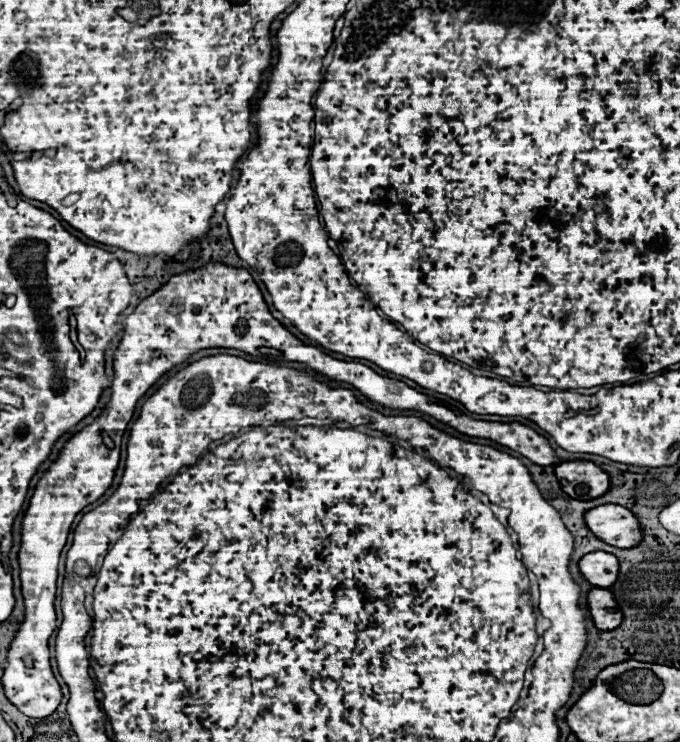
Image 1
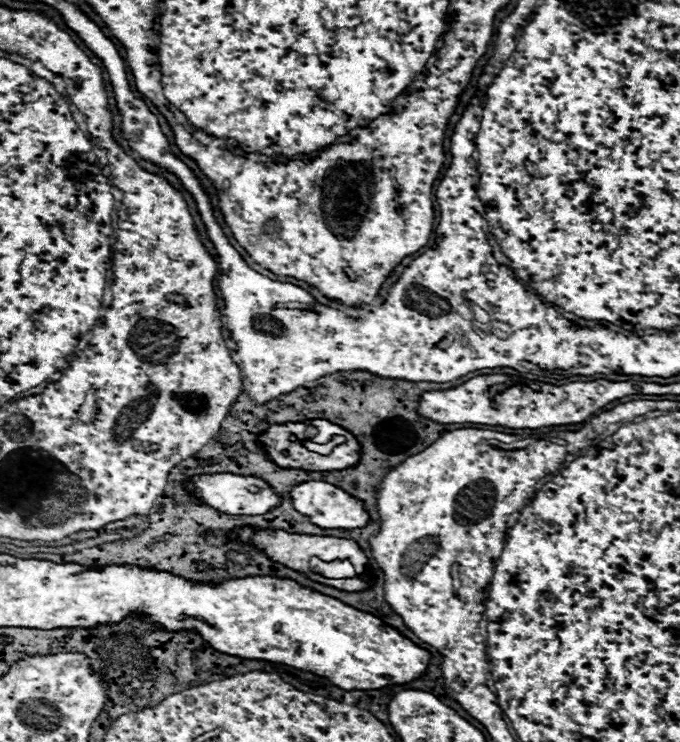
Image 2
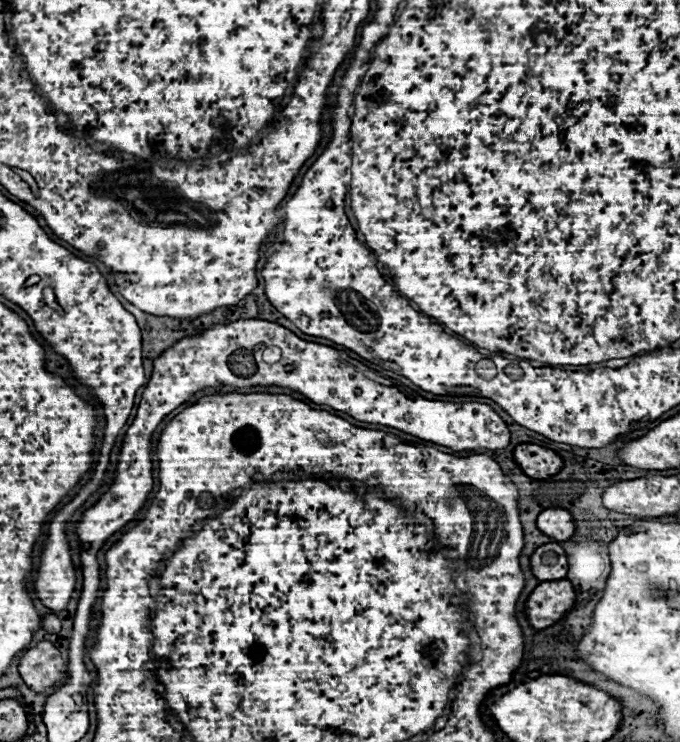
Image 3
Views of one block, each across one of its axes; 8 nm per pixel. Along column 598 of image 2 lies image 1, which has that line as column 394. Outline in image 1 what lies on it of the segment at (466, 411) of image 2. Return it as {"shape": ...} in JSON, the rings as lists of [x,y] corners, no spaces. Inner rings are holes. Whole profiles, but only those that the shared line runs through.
{"shape":[[[206,264],[194,272],[184,272],[172,276],[162,288],[144,298],[134,312],[124,320],[124,336],[114,352],[114,376],[112,376],[112,394],[104,412],[80,432],[76,432],[60,450],[58,458],[40,478],[28,510],[22,520],[22,546],[18,550],[20,562],[20,580],[24,596],[24,620],[16,630],[16,636],[6,654],[8,666],[4,668],[2,684],[6,698],[28,718],[46,718],[56,712],[62,692],[50,668],[48,638],[56,628],[56,578],[58,578],[58,558],[66,544],[68,530],[74,522],[74,516],[88,504],[96,502],[112,484],[114,472],[120,460],[122,434],[132,420],[134,406],[138,398],[170,368],[184,362],[190,354],[202,348],[236,348],[252,354],[258,348],[276,348],[284,354],[284,360],[302,362],[308,368],[322,372],[324,376],[348,382],[356,386],[366,398],[386,408],[400,410],[420,410],[436,420],[446,422],[462,434],[490,438],[498,444],[504,444],[538,466],[558,466],[562,460],[556,456],[554,448],[544,436],[536,430],[512,422],[486,422],[474,420],[470,416],[456,416],[446,406],[438,404],[436,398],[420,394],[418,390],[406,386],[400,380],[384,378],[370,370],[368,366],[356,362],[336,360],[314,346],[302,344],[292,332],[288,332],[268,310],[262,292],[254,278],[244,268],[232,268],[226,264]],[[160,350],[158,358],[152,358],[152,352]]]}

